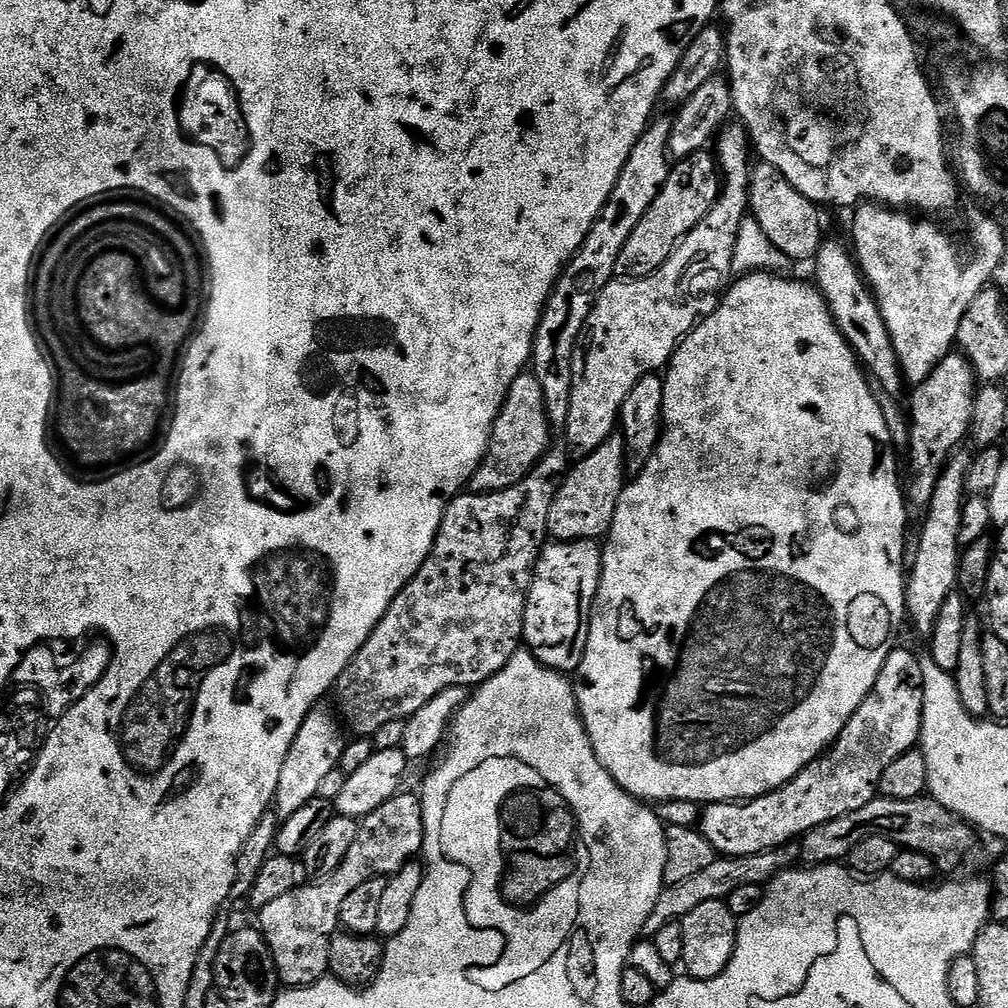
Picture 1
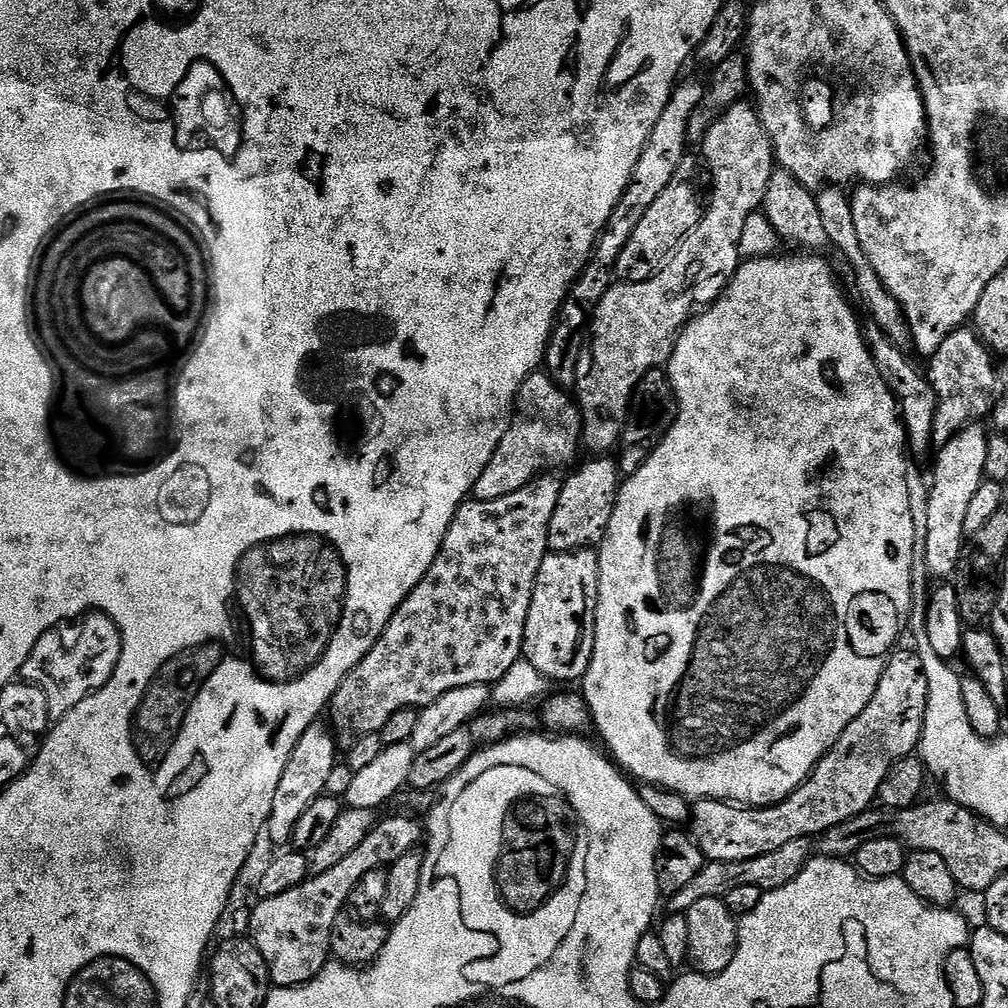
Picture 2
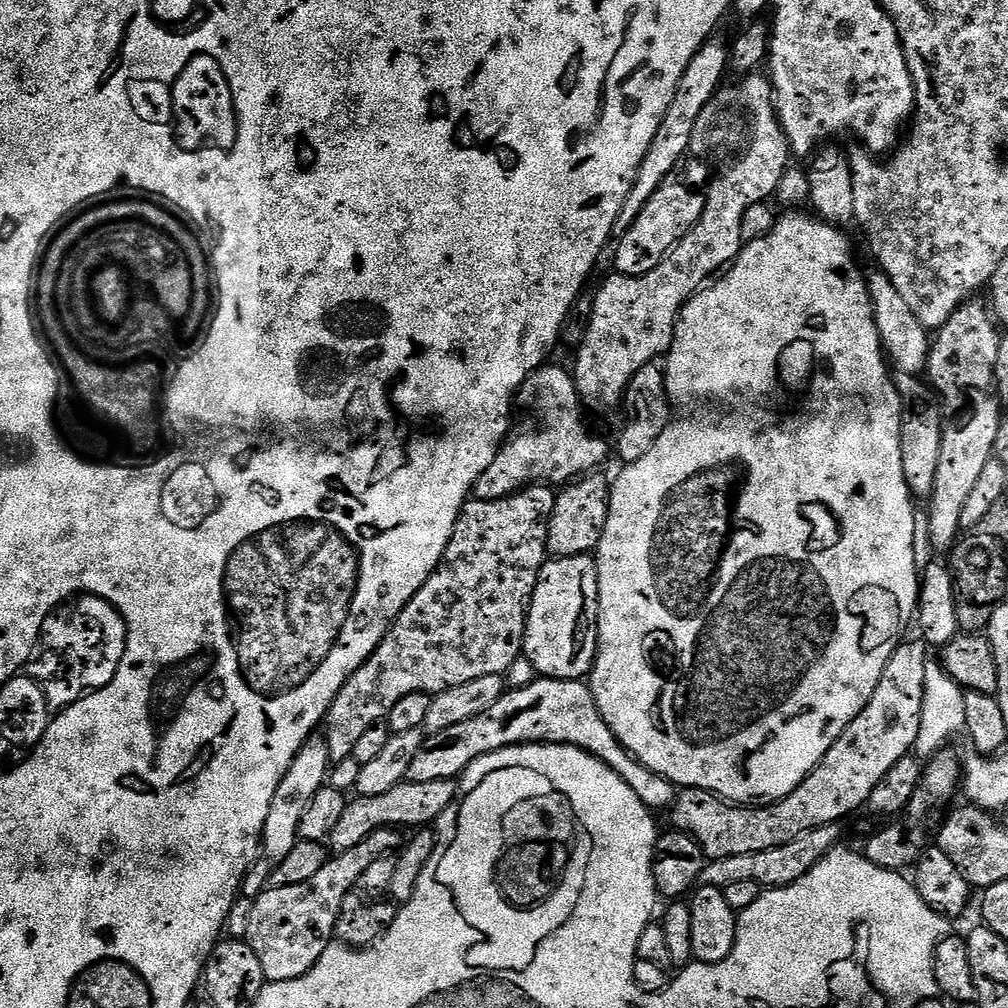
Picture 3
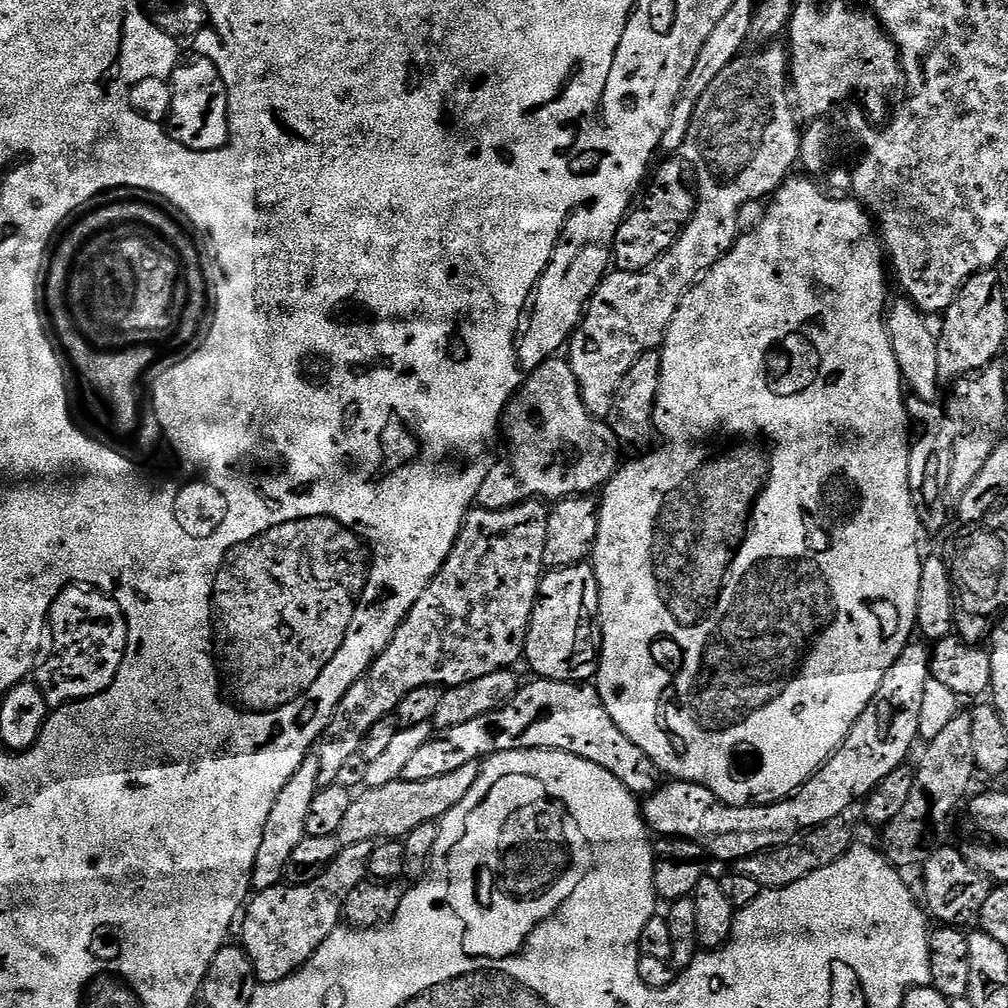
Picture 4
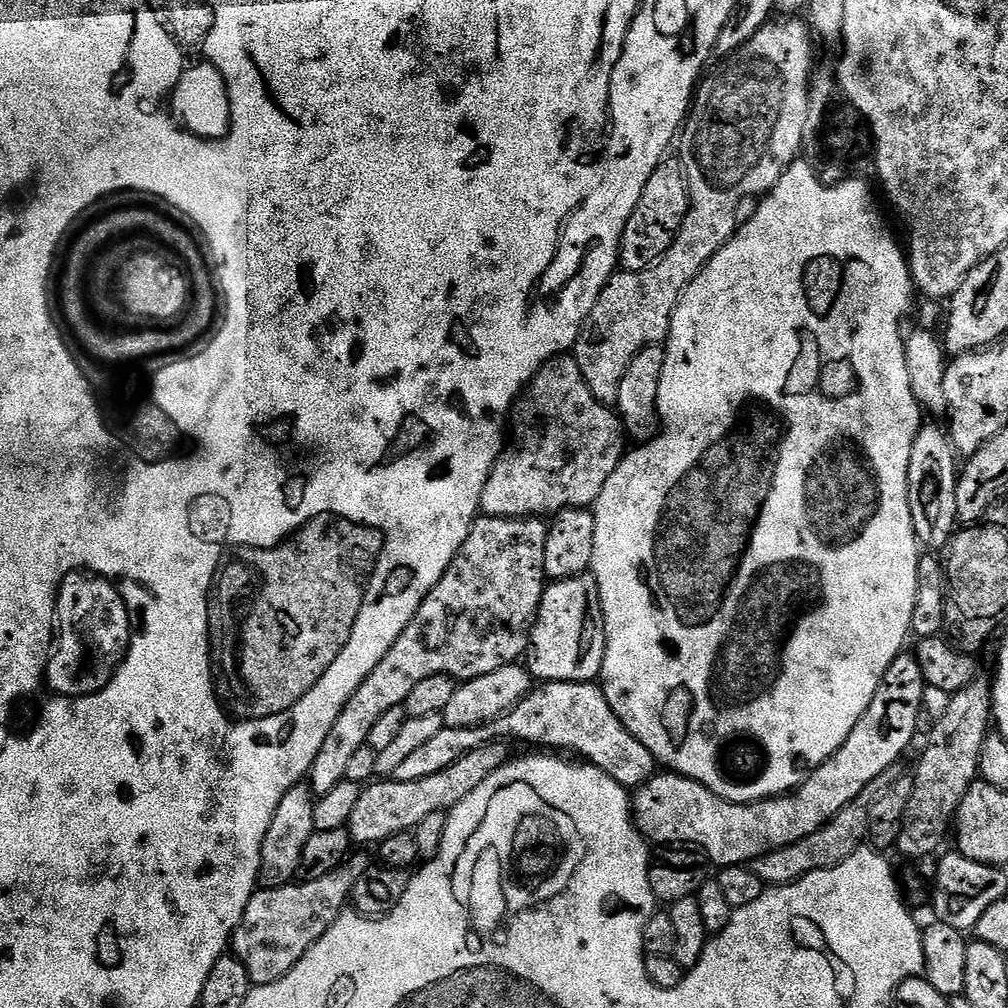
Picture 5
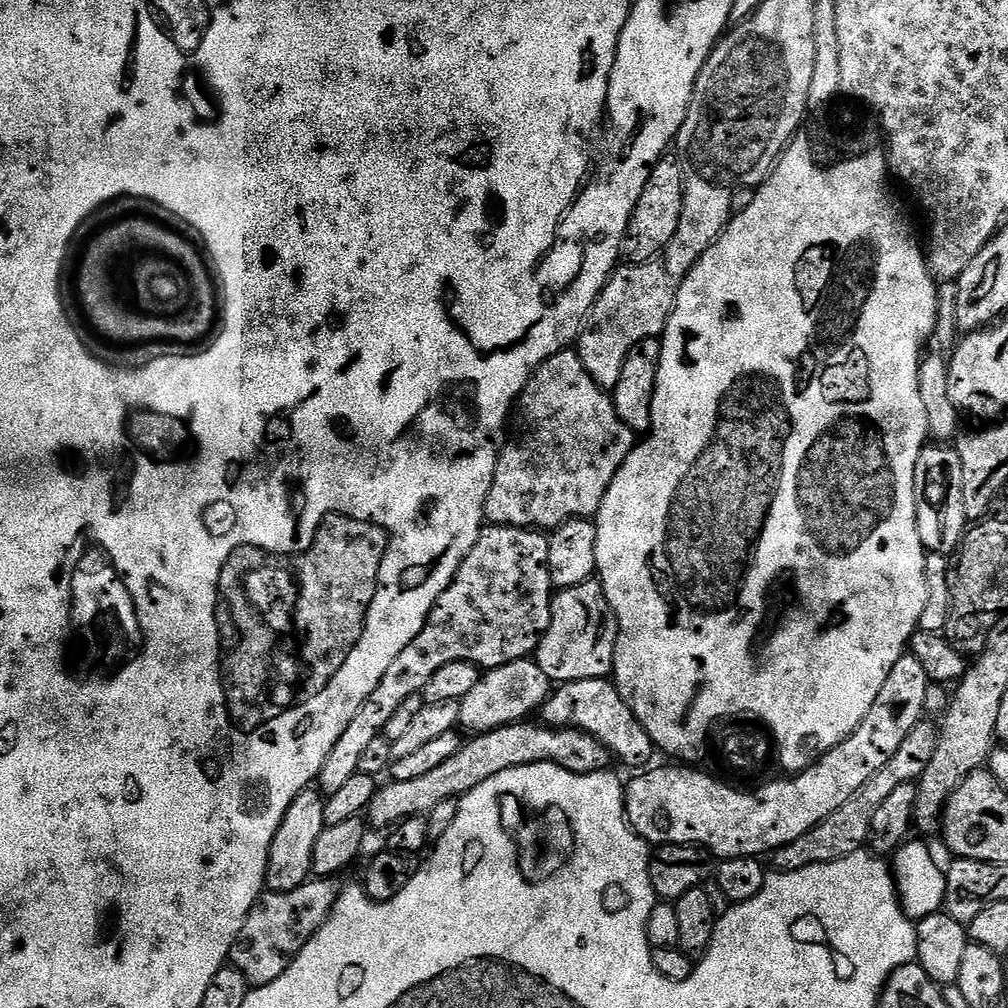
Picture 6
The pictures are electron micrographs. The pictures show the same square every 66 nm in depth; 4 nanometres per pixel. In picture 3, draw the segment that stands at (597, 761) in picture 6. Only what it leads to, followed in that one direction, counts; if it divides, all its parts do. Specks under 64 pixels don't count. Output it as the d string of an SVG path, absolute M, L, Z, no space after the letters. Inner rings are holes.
M456 780L442 782L405 782L394 786L394 790L386 790L386 794L378 796L360 796L346 806L346 814L342 814L338 826L334 826L334 834L330 838L330 848L339 854L346 850L354 850L358 842L370 838L383 828L397 830L420 830L425 826L435 825L436 820L449 806L458 799L458 784Z

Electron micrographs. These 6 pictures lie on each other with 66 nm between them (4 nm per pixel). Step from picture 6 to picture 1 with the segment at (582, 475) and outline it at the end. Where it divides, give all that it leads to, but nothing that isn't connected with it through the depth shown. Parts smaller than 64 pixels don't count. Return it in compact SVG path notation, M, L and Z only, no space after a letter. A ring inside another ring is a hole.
M531 371L521 372L510 386L492 430L492 441L488 444L488 452L484 461L472 475L471 487L477 493L496 492L499 488L509 488L517 478L523 477L539 464L545 452L549 451L548 428L550 421L544 409L542 386L538 386L538 378Z

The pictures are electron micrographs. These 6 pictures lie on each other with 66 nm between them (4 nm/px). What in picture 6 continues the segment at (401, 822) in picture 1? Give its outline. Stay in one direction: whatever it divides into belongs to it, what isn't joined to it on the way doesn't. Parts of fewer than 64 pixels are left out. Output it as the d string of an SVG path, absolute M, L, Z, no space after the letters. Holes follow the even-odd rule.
M312 878L307 884L298 886L289 892L265 891L250 910L246 922L242 922L242 930L238 930L238 938L234 942L230 957L231 967L238 969L242 978L252 988L261 988L272 984L274 978L282 978L282 974L288 969L290 962L294 962L302 946L306 946L306 942L310 942L312 935L328 921L334 902L340 897L342 891L340 882L336 878Z

